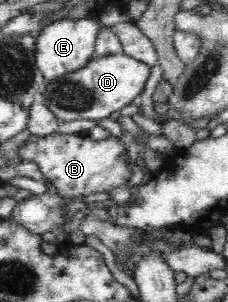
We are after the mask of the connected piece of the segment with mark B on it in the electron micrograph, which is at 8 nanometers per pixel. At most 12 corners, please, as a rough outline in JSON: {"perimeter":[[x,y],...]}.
{"perimeter":[[31,134],[34,161],[68,198],[113,191],[132,172],[120,137]]}

